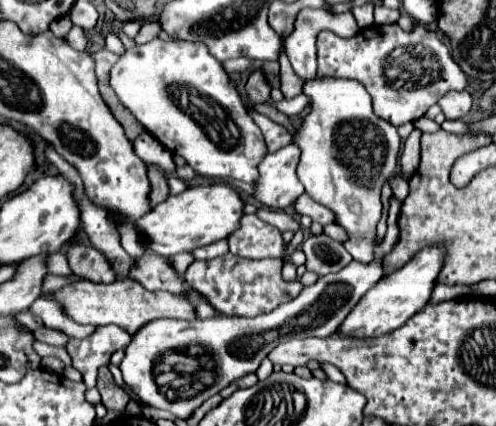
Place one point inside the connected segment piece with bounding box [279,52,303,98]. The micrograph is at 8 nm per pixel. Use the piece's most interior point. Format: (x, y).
(290, 85)

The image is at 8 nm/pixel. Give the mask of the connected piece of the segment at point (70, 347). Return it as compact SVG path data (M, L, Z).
M101 326L85 340L71 338L67 344L67 352L73 358L73 368L83 374L83 382L87 388L95 386L97 370L103 364L109 364L109 358L115 350L129 346L131 336L125 334L119 326Z

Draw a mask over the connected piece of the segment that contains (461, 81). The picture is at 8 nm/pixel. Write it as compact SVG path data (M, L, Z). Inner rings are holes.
M397 24L371 26L353 38L339 38L323 30L317 36L319 78L347 78L361 82L373 98L377 118L401 126L419 120L429 106L451 90L465 90L469 80L453 62L449 48L425 26L415 26L415 34L403 32Z

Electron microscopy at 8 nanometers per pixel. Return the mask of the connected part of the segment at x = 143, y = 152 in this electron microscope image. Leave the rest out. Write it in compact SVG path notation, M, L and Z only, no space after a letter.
M141 132L135 140L133 140L133 148L135 154L145 162L145 164L153 164L157 168L161 168L163 172L175 172L175 162L169 154L169 150L165 150L153 136Z

